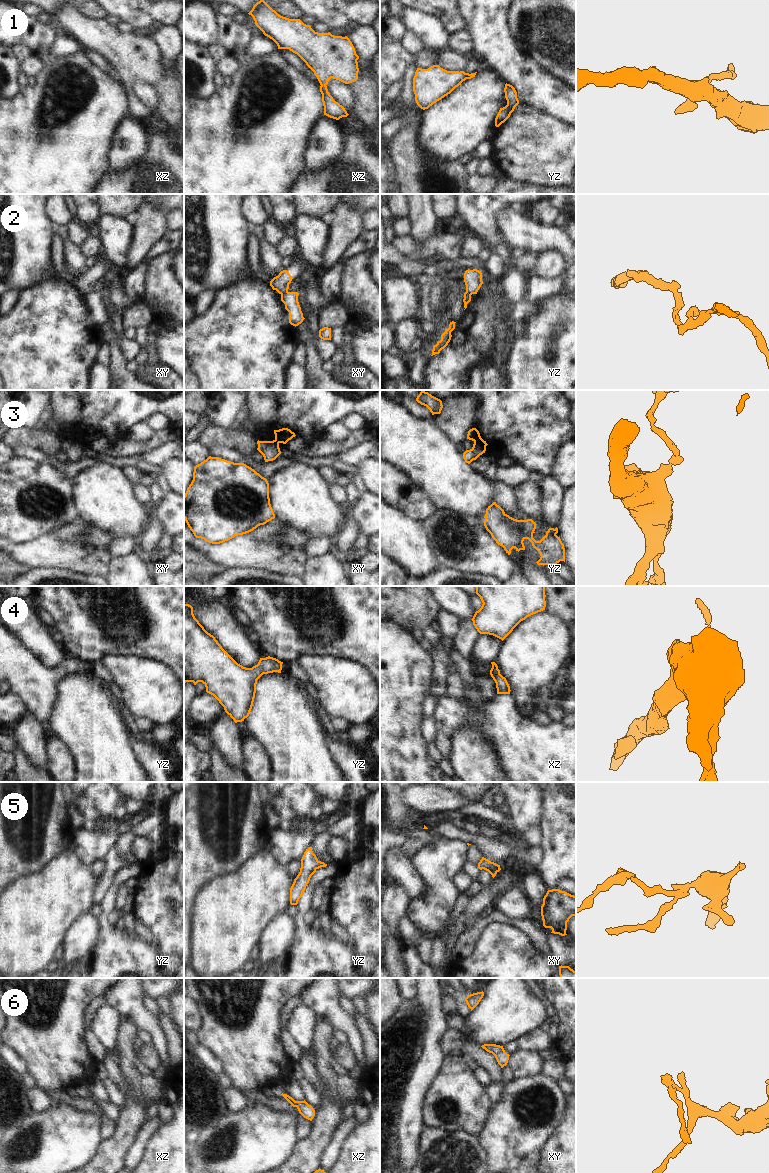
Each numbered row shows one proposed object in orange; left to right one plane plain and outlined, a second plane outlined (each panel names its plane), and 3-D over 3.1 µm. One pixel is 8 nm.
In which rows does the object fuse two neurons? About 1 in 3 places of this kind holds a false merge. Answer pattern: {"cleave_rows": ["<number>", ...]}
{"cleave_rows": ["2", "3"]}

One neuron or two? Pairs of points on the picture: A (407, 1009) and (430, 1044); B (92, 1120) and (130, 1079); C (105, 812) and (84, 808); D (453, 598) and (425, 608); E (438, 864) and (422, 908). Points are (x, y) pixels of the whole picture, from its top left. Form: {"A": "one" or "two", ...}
{"A": "one", "B": "two", "C": "two", "D": "two", "E": "one"}

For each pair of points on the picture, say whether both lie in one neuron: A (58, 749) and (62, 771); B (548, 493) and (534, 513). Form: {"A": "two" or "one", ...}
{"A": "one", "B": "two"}

